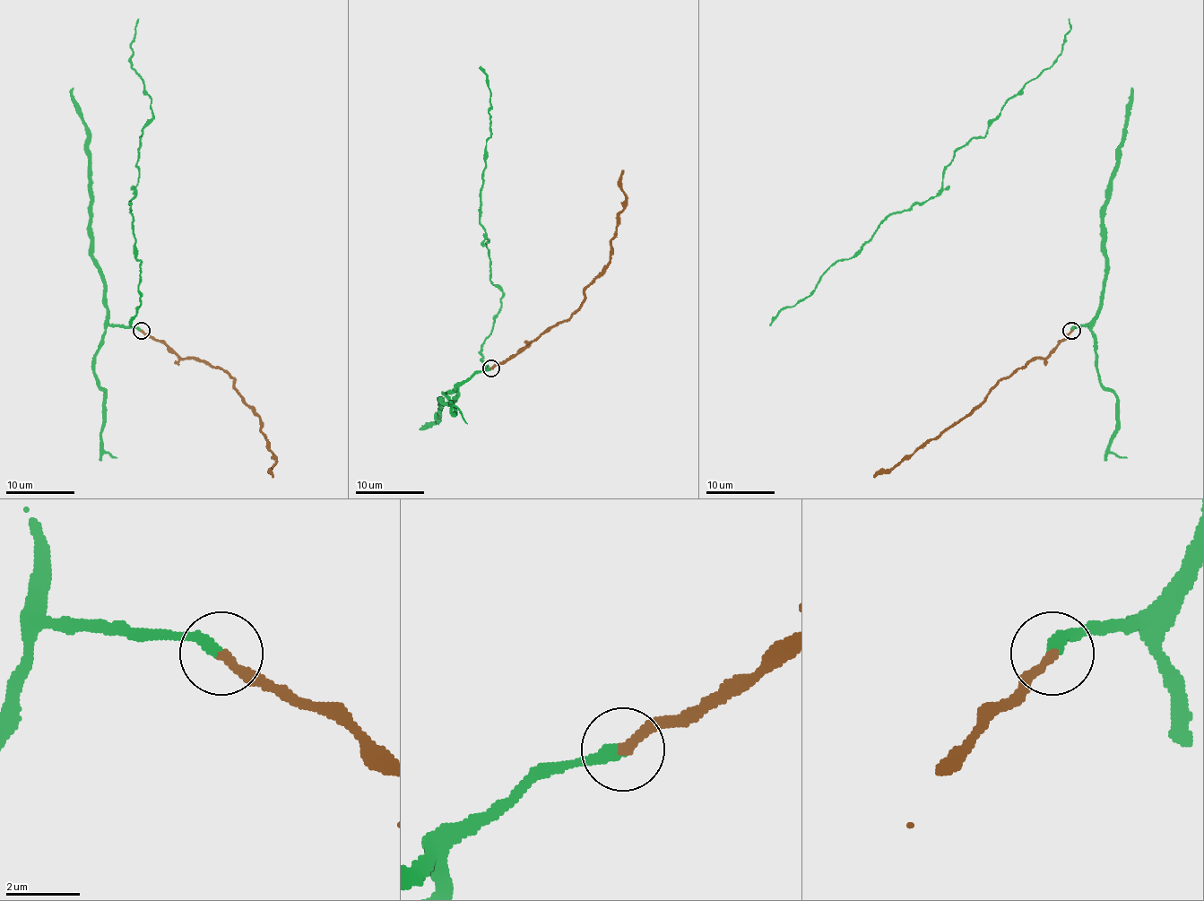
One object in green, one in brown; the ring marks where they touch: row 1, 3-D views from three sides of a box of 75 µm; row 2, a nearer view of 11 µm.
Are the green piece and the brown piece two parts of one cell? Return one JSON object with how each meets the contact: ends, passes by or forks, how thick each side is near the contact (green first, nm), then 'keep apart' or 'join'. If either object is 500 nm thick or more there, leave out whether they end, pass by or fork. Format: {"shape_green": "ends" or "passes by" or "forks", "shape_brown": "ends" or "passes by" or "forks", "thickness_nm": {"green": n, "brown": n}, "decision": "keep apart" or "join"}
{"shape_green": "ends", "shape_brown": "ends", "thickness_nm": {"green": 320, "brown": 280}, "decision": "join"}

